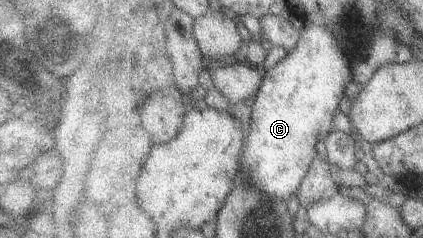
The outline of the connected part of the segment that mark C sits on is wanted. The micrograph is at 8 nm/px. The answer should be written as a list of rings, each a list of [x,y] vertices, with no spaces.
[[[305,24],[305,28],[302,30],[301,34],[301,42],[299,43],[298,48],[294,50],[286,60],[284,60],[281,64],[278,64],[275,68],[263,70],[264,71],[264,78],[265,80],[261,84],[261,88],[259,89],[259,93],[256,96],[256,101],[253,107],[253,126],[251,129],[251,134],[247,137],[247,140],[245,141],[245,150],[243,153],[243,172],[246,176],[246,181],[249,183],[250,187],[253,187],[254,189],[257,189],[260,193],[269,195],[270,197],[273,197],[274,199],[279,200],[290,200],[290,196],[293,194],[297,194],[302,187],[302,184],[305,182],[306,176],[309,174],[310,168],[313,166],[313,163],[315,162],[316,157],[316,144],[318,143],[318,140],[320,140],[320,136],[322,136],[322,132],[326,132],[326,137],[328,137],[333,131],[332,131],[332,124],[334,124],[334,114],[336,112],[340,112],[340,102],[344,100],[344,96],[347,96],[346,86],[348,86],[348,82],[353,81],[353,71],[350,65],[350,60],[348,59],[348,56],[344,53],[344,50],[338,45],[338,42],[335,40],[334,34],[326,27],[326,26],[319,26],[319,25],[308,25]]]

